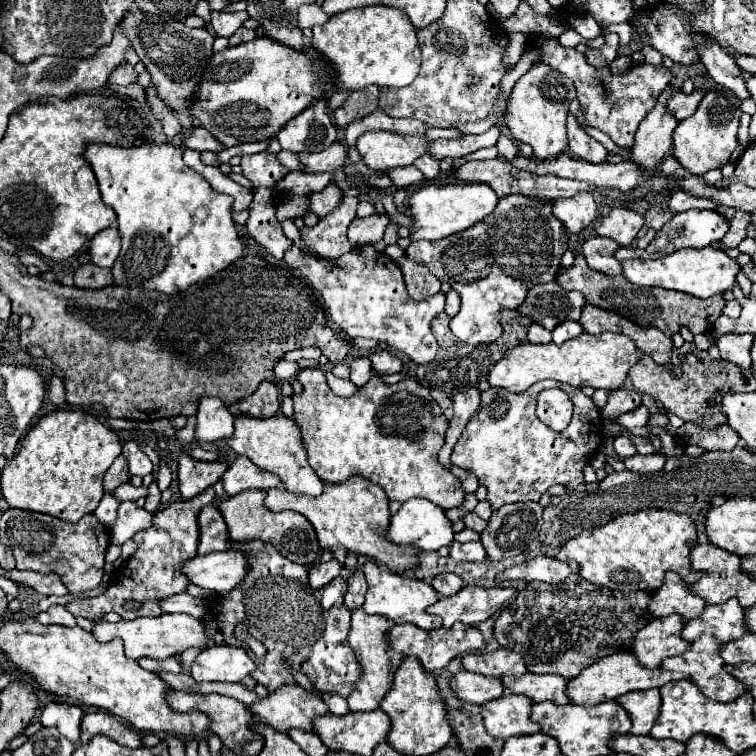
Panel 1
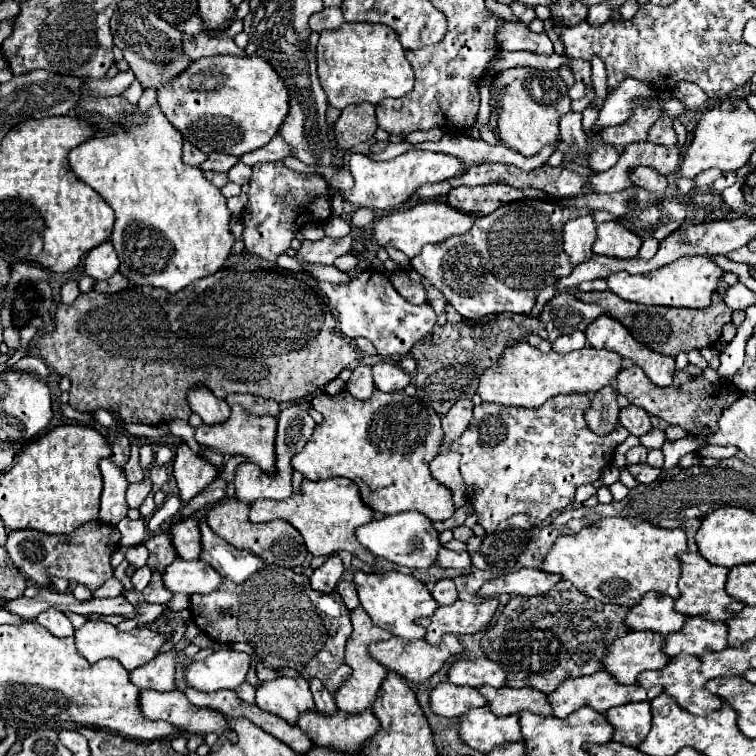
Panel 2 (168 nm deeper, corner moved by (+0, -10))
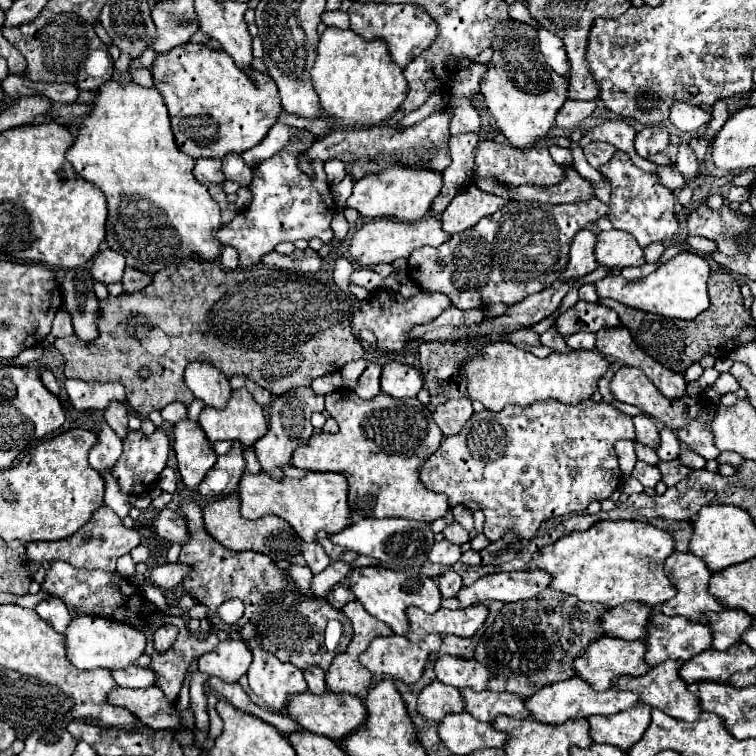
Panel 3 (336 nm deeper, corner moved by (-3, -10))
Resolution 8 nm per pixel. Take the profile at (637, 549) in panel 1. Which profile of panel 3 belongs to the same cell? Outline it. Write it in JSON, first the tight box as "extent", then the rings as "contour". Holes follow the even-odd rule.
{"extent":[529,520,677,608],"contour":[[[603,520],[585,532],[573,532],[541,548],[531,558],[529,568],[539,568],[549,572],[553,576],[549,584],[551,588],[573,594],[583,602],[601,602],[607,606],[619,606],[627,602],[645,602],[655,608],[677,594],[675,586],[671,584],[671,580],[665,576],[665,570],[663,570],[665,558],[671,556],[673,552],[675,552],[675,540],[671,532],[659,530],[647,522],[637,522],[637,520]]]}

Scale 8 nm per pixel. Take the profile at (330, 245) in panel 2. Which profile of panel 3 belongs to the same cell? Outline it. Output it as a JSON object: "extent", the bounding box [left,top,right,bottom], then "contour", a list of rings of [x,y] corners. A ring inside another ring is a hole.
{"extent":[261,248,323,274],"contour":[[[307,248],[307,250],[295,250],[291,256],[281,256],[277,252],[269,252],[261,258],[263,264],[273,266],[277,270],[289,270],[289,272],[301,272],[301,274],[313,274],[321,270],[323,258],[319,252]]]}

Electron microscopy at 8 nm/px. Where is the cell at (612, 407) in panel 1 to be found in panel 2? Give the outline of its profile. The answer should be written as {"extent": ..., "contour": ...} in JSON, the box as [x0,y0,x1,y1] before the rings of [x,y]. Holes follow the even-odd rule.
{"extent":[620,404,652,436],"contour":[[[632,404],[628,408],[624,408],[624,410],[620,410],[620,422],[634,436],[648,434],[650,428],[652,428],[648,412],[642,410],[642,408],[638,408],[638,406],[632,406]]]}

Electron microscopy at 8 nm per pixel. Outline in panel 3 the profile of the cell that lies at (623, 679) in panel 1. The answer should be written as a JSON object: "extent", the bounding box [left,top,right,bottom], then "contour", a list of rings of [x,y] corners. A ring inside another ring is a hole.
{"extent":[527,678,639,724],"contour":[[[571,678],[571,680],[563,680],[563,682],[555,682],[555,684],[549,684],[547,688],[541,688],[535,696],[527,698],[527,708],[531,710],[533,718],[539,720],[539,722],[545,722],[545,724],[563,724],[565,720],[571,720],[571,718],[589,718],[593,714],[617,714],[617,712],[623,712],[631,706],[635,706],[639,702],[639,694],[637,692],[623,692],[623,690],[617,690],[617,688],[611,688],[607,692],[599,692],[595,690],[589,682],[585,682],[583,678]]]}

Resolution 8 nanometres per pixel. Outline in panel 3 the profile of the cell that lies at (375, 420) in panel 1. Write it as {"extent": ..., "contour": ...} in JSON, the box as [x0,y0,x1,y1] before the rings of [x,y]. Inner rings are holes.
{"extent":[291,388,449,522],"contour":[[[341,388],[325,396],[325,410],[331,412],[331,418],[337,422],[339,432],[313,434],[307,446],[301,446],[295,450],[295,456],[291,462],[295,468],[343,474],[349,482],[349,506],[351,510],[363,516],[375,516],[375,518],[399,516],[399,518],[411,518],[421,522],[435,522],[437,518],[443,518],[449,512],[447,496],[427,490],[423,482],[419,480],[419,468],[423,466],[425,458],[439,448],[443,438],[427,406],[423,406],[417,398],[393,398],[385,392],[379,392],[371,400],[363,400],[355,396],[353,390]]]}

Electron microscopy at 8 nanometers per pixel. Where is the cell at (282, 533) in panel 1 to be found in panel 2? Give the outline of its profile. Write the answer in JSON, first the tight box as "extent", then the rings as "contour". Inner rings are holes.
{"extent":[206,498,308,568],"contour":[[[236,498],[222,500],[222,502],[214,504],[208,510],[206,518],[208,518],[208,526],[212,528],[212,532],[216,536],[224,538],[234,548],[242,548],[242,550],[254,552],[256,556],[260,556],[268,564],[294,568],[294,566],[302,566],[306,556],[308,556],[304,540],[302,540],[300,532],[292,524],[288,524],[284,520],[270,520],[270,522],[262,522],[262,524],[252,524],[248,520],[248,504],[244,504],[244,502],[236,500]]]}

